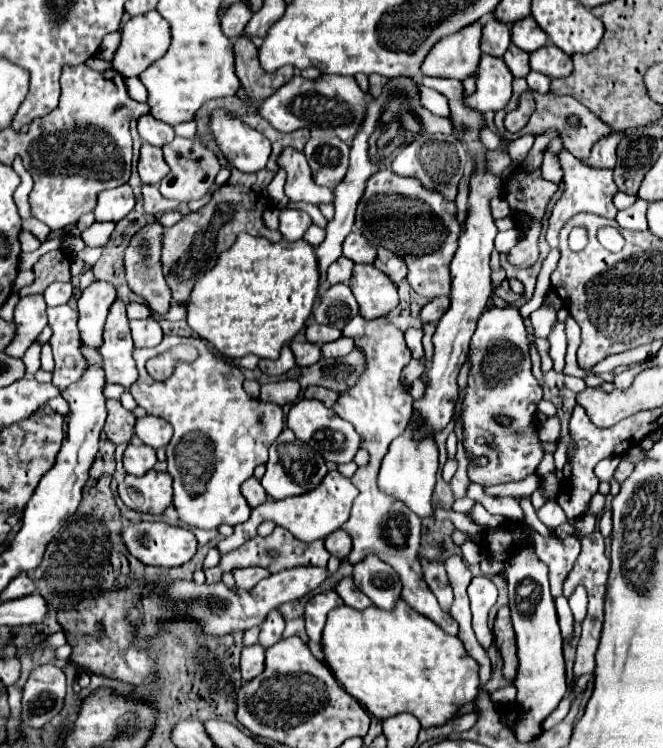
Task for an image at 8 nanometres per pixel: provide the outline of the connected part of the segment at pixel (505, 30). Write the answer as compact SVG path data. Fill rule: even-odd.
M490 18L482 26L482 52L490 56L504 56L508 44L510 44L510 26L498 22L496 18Z

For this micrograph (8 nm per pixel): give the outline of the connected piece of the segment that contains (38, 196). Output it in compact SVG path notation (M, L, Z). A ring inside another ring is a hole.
M86 64L74 66L74 68L64 68L62 78L62 94L60 94L60 104L44 118L32 120L28 130L14 132L8 128L2 132L2 140L10 146L16 144L16 152L10 156L20 156L24 166L34 178L34 188L30 192L30 208L32 216L42 220L50 230L64 230L70 224L76 224L78 218L86 212L92 212L96 206L96 196L102 190L116 188L128 182L130 178L130 162L132 162L132 138L130 138L130 120L140 118L142 114L148 114L148 104L134 102L128 92L124 78L116 70L106 70L106 72L96 72L88 68Z

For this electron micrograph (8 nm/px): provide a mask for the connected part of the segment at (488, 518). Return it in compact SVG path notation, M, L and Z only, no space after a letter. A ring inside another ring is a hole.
M476 503L476 505L472 507L469 513L474 523L481 527L496 527L501 524L506 518L505 516L491 515L480 503Z

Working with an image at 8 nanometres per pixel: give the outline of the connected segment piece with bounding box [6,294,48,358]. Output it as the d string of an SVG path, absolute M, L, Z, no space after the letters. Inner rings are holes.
M26 296L20 298L14 310L14 324L16 324L16 336L12 338L12 344L8 344L6 354L14 358L22 358L28 346L38 338L42 328L46 326L46 302L38 296Z

